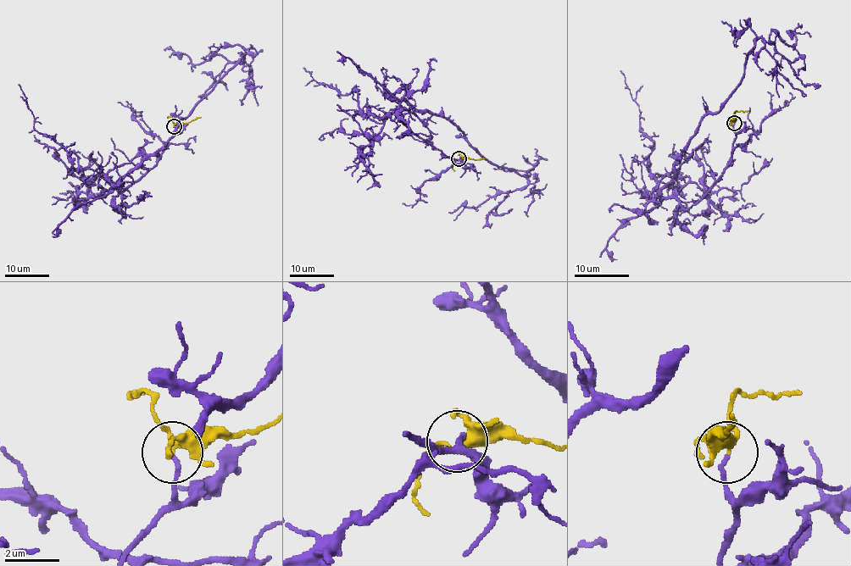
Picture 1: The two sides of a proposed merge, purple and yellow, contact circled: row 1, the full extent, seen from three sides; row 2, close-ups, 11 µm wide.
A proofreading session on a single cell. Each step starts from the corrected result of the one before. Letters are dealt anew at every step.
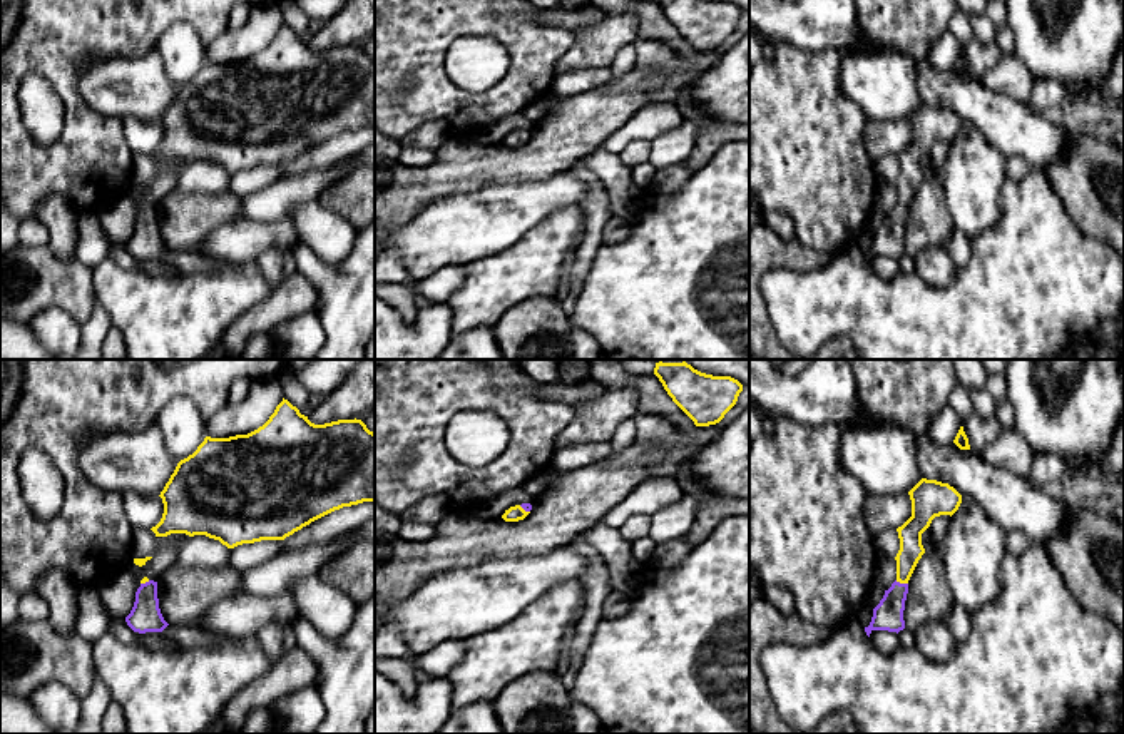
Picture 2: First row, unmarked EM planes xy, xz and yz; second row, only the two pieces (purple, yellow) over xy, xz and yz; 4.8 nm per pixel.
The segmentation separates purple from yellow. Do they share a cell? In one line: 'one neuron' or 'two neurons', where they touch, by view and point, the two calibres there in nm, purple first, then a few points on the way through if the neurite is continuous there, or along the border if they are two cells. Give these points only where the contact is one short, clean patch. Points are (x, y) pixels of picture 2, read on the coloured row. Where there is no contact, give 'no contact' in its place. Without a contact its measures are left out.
one neuron | yz (902, 584) | 140/110 nm | across yz (888, 614), (902, 584), (910, 550)

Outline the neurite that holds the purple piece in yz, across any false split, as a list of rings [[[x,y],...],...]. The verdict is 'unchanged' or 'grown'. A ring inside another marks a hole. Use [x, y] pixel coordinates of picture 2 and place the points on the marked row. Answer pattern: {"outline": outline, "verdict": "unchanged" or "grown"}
{"outline": [[[922,478],[910,492],[912,517],[897,528],[900,538],[900,550],[897,560],[897,580],[883,599],[873,609],[873,617],[866,635],[873,630],[900,632],[905,629],[903,610],[908,594],[908,580],[925,553],[922,545],[922,533],[930,527],[932,520],[940,515],[953,515],[960,503],[962,495],[950,487],[937,480]]], "verdict": "grown"}

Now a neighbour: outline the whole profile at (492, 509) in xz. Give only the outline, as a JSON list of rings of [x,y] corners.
[[[517,487],[512,490],[503,492],[500,497],[485,500],[477,503],[468,513],[480,520],[497,520],[502,518],[502,515],[515,505],[530,503],[532,505],[534,497],[529,495],[524,487]]]

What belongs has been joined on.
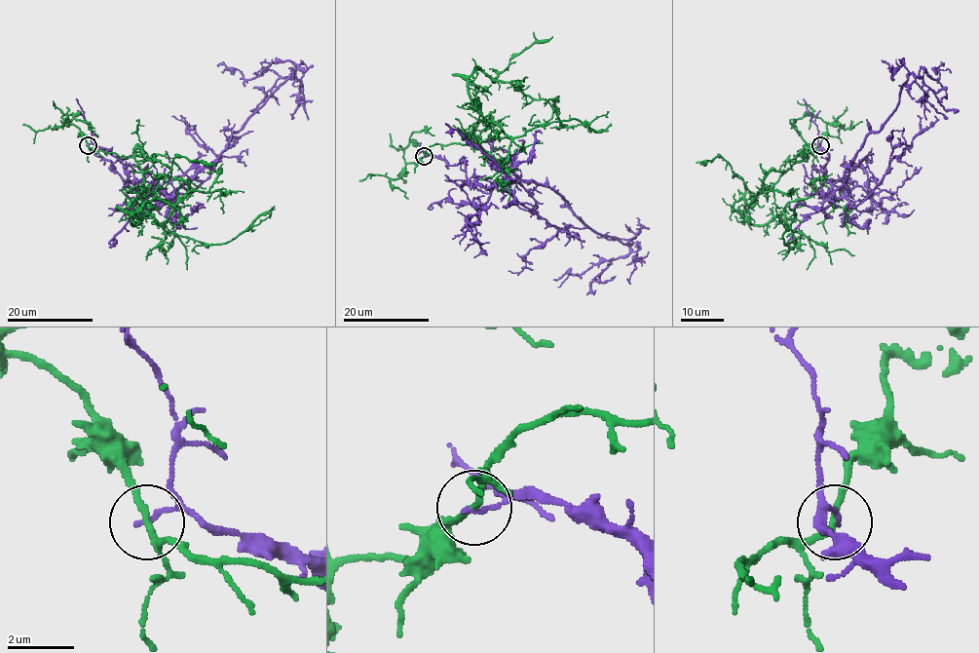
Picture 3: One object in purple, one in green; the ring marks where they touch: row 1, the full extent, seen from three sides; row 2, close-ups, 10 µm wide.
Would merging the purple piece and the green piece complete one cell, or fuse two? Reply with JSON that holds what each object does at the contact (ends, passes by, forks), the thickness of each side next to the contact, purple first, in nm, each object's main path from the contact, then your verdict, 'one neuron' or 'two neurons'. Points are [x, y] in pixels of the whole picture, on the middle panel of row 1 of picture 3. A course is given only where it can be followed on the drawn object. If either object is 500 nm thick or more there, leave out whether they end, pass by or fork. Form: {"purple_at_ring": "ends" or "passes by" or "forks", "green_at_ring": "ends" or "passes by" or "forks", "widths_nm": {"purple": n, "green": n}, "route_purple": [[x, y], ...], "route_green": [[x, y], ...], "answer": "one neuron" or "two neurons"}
{"purple_at_ring": "ends", "green_at_ring": "passes by", "widths_nm": {"purple": 120, "green": 180}, "route_purple": [[424, 157], [464, 161], [486, 193], [513, 171], [546, 183], [629, 248], [553, 279]], "route_green": [[424, 156], [434, 144], [481, 143], [468, 79], [471, 104], [513, 137], [608, 111]], "answer": "two neurons"}

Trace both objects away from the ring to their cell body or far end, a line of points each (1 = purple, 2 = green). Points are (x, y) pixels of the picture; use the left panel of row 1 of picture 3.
1: (88, 145), (113, 154), (131, 181), (152, 183), (171, 197), (293, 73), (264, 70), (245, 80), (217, 64)
2: (88, 145), (144, 159), (132, 225), (149, 214), (165, 230), (224, 244), (272, 207)

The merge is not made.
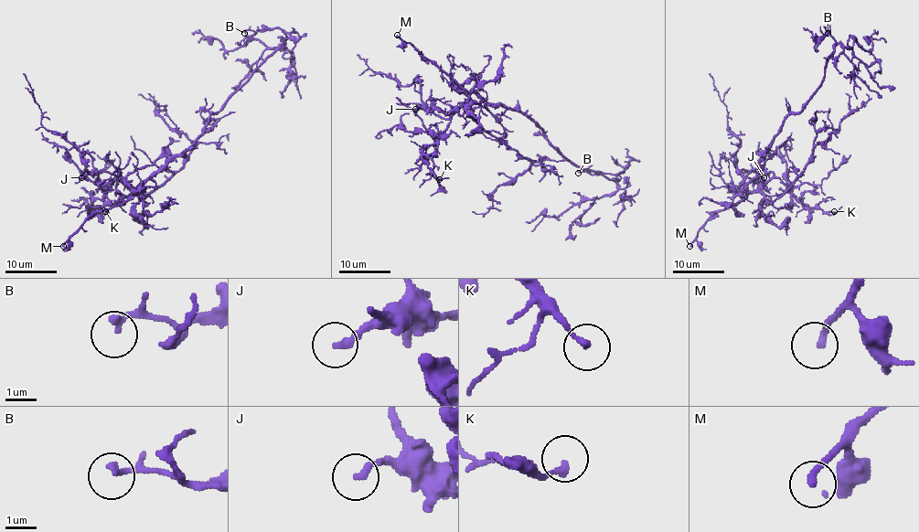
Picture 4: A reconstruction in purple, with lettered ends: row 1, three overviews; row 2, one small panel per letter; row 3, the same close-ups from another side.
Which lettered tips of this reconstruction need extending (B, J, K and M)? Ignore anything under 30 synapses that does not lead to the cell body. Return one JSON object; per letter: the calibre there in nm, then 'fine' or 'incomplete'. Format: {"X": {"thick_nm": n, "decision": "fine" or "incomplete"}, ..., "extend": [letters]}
{"B": {"thick_nm": 200, "decision": "fine"}, "J": {"thick_nm": 240, "decision": "fine"}, "K": {"thick_nm": 190, "decision": "fine"}, "M": {"thick_nm": 200, "decision": "incomplete"}, "extend": ["M"]}

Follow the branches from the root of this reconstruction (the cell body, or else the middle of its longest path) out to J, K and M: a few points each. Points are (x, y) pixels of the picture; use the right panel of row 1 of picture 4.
J: (766, 150), (760, 172), (747, 190), (756, 191), (774, 175), (764, 172), (764, 177)
K: (766, 150), (748, 191), (779, 178), (806, 207), (834, 211)
M: (766, 150), (760, 172), (747, 185), (747, 195), (718, 210), (689, 246)

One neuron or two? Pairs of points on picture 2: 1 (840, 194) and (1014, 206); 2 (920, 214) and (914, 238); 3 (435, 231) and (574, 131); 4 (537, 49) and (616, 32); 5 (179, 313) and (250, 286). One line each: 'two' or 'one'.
1: two
2: one
3: two
4: two
5: one

